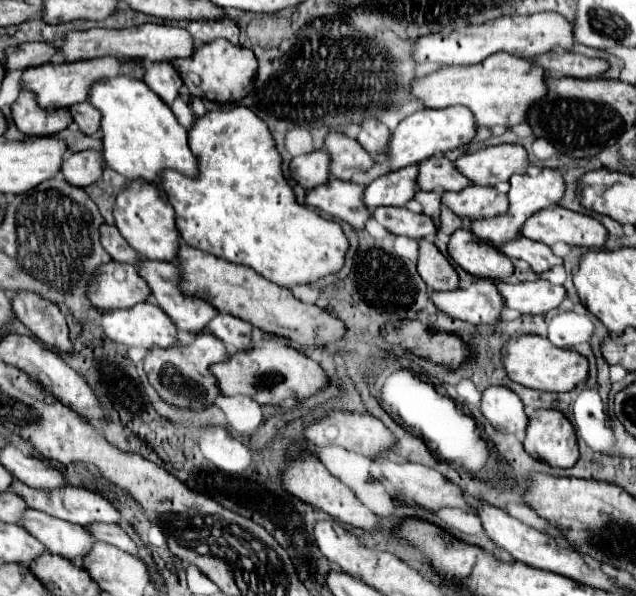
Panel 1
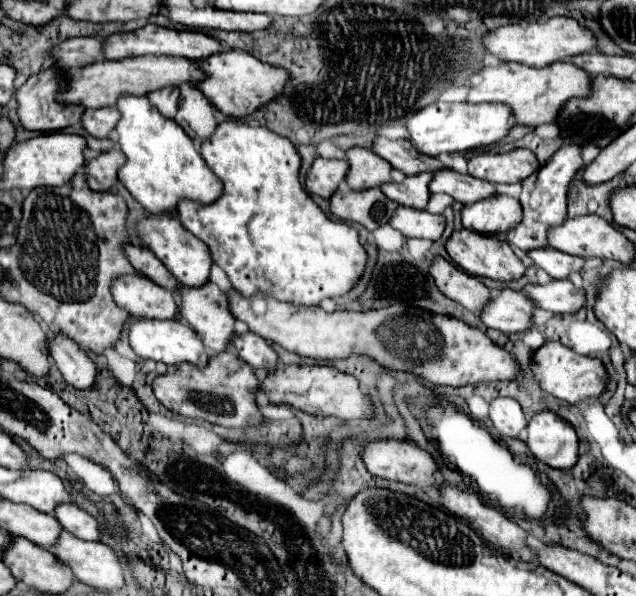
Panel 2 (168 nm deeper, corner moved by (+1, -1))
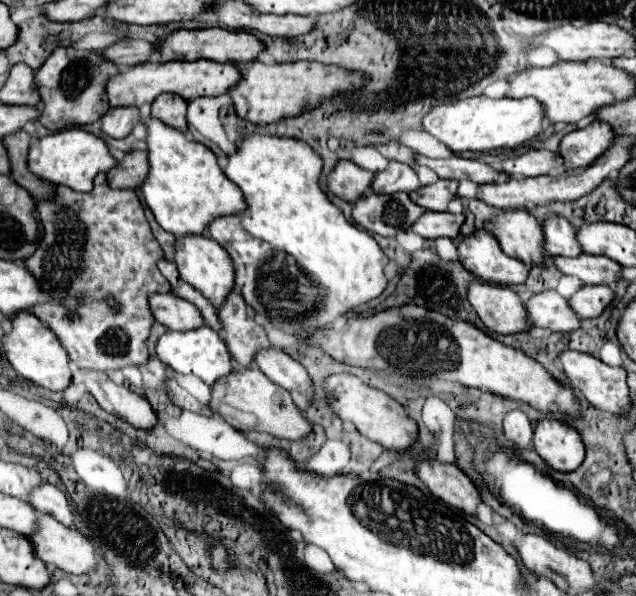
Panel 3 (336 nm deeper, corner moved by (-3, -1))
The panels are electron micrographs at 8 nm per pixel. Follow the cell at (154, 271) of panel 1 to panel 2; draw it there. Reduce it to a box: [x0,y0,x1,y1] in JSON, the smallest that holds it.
[178,282,236,352]

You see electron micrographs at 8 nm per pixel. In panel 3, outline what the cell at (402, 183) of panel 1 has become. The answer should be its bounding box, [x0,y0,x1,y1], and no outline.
[410,180,458,210]

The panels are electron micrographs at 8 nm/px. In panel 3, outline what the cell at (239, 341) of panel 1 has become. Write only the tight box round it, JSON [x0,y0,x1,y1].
[254,348,310,396]

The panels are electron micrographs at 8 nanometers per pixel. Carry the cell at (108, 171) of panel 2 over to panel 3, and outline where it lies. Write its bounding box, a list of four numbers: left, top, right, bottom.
[106,150,148,188]

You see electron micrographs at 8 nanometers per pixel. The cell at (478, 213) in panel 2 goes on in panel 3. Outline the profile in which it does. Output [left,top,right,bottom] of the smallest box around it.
[486,208,542,264]

